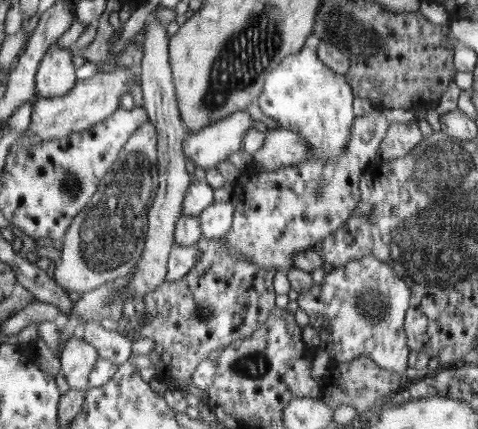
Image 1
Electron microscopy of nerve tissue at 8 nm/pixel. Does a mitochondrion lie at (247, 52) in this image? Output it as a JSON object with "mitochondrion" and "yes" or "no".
{"mitochondrion":"yes"}

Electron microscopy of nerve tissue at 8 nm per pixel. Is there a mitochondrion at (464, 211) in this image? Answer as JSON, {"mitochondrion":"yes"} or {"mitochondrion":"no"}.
{"mitochondrion":"yes"}

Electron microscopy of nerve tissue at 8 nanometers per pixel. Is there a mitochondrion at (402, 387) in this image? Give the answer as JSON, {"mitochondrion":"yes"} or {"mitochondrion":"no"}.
{"mitochondrion":"no"}

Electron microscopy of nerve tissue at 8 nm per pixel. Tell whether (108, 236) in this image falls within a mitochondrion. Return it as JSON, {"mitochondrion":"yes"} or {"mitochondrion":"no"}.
{"mitochondrion":"yes"}

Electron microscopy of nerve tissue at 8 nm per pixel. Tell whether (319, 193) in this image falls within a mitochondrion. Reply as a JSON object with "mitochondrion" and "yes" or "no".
{"mitochondrion":"yes"}

